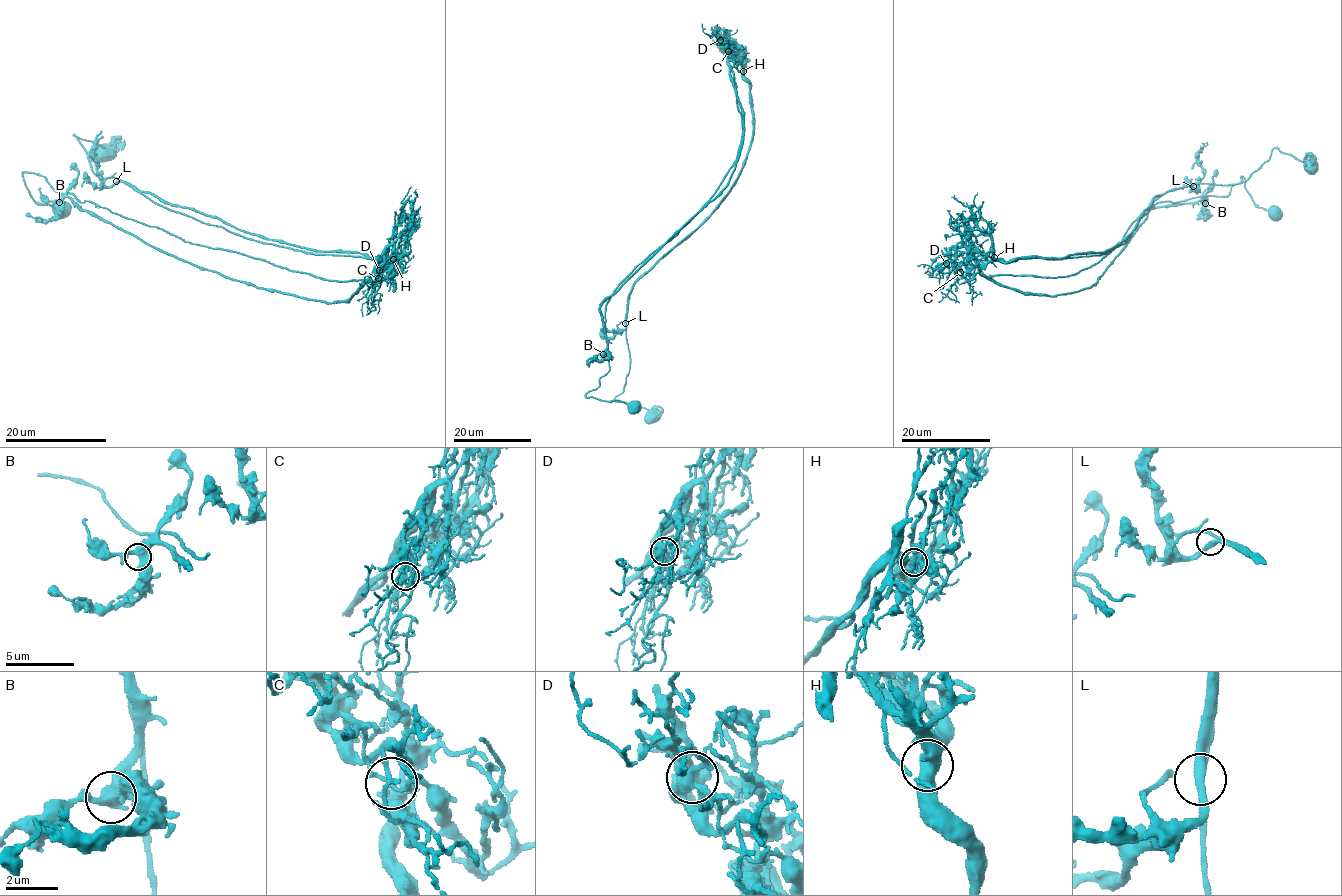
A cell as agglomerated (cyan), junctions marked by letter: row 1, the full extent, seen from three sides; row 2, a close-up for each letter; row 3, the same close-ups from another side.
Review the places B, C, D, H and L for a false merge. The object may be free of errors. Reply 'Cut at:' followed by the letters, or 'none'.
Cut at: C

